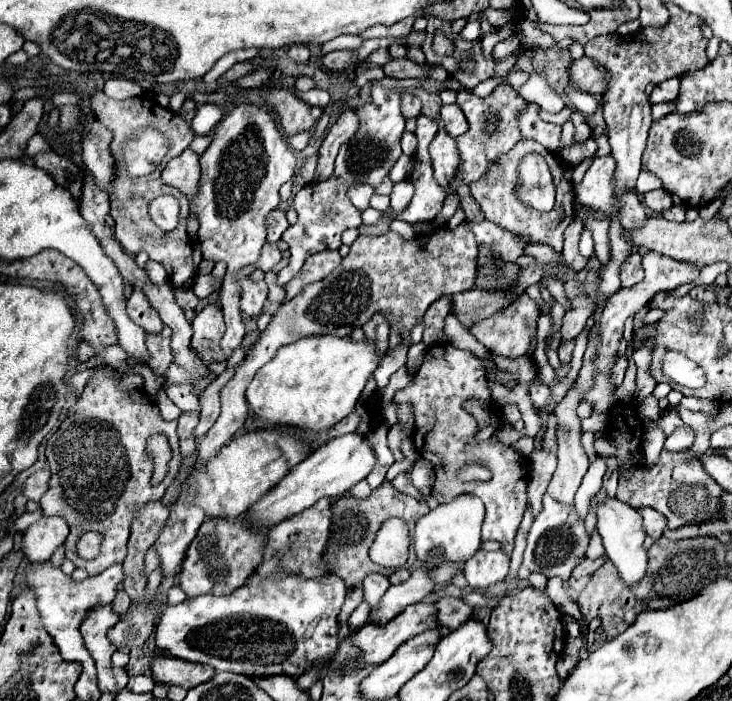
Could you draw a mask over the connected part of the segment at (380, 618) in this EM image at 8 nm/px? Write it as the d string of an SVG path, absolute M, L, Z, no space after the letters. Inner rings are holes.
M414 570L412 576L396 586L390 586L386 590L386 594L382 596L382 600L378 602L378 606L370 608L368 614L368 622L374 624L382 624L382 622L390 622L390 618L394 618L394 614L400 614L406 606L420 602L426 594L430 594L434 590L434 580L428 576L428 570Z

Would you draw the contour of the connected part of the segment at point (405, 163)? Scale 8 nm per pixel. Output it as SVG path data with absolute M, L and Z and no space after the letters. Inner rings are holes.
M402 154L402 156L398 158L398 162L394 164L394 168L390 170L390 178L392 178L394 182L400 182L400 180L408 178L410 172L412 172L412 159L406 156L406 154Z

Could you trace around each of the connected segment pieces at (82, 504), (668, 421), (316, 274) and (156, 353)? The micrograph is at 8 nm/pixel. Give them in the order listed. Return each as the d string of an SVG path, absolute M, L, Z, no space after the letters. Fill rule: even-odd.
M98 364L92 370L94 374L78 402L46 442L46 458L52 478L40 500L46 516L62 516L68 520L70 536L66 538L66 558L70 558L76 568L84 568L88 576L96 576L110 564L126 558L126 542L134 510L140 510L146 502L160 500L182 464L176 422L162 420L156 398L142 390L142 376L134 372L118 372L106 364ZM160 432L170 440L172 460L166 478L158 486L152 486L152 460L144 446L148 436ZM88 530L102 534L100 554L94 560L82 560L76 554L76 542Z
M672 408L672 410L662 418L662 420L658 420L658 426L660 426L668 436L670 436L676 428L680 428L680 426L686 428L686 430L690 430L690 426L686 426L686 424L682 422L682 418L678 416L678 412L676 412L674 408Z
M326 250L326 252L318 252L318 254L308 256L302 270L284 286L286 300L294 298L306 284L326 278L340 262L342 262L342 258L340 258L338 250Z
M146 334L146 346L150 350L150 362L146 362L154 374L162 376L170 362L172 362L172 354L170 354L170 338L164 338L162 334Z

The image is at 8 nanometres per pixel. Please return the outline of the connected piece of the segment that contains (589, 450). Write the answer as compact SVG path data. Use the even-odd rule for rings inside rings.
M584 432L581 437L582 446L589 458L590 462L593 462L596 457L597 453L594 449L594 433L593 432Z

